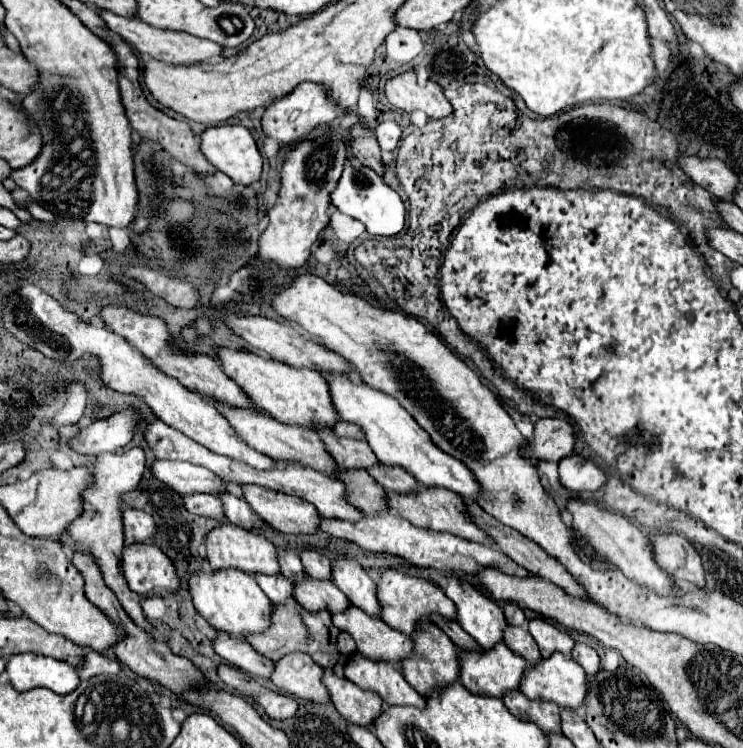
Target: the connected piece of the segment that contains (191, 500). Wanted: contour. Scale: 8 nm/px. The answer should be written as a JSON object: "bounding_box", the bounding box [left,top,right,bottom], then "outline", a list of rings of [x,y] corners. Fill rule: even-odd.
{"bounding_box":[183,494,221,518],"outline":[[[189,494],[183,496],[183,506],[185,510],[189,510],[191,514],[199,514],[199,516],[209,516],[209,518],[221,518],[221,500],[217,500],[217,496],[213,494]]]}

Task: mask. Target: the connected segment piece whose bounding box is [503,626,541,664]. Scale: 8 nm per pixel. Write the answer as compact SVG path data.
M507 626L507 628L505 628L503 642L505 642L511 650L519 652L529 664L537 664L537 662L541 660L541 654L539 654L539 648L537 648L533 636L531 636L529 632L517 628L517 626Z

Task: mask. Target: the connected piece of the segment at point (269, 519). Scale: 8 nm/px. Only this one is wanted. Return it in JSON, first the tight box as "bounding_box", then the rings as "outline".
{"bounding_box":[243,484,321,534],"outline":[[[243,484],[243,498],[269,526],[285,534],[315,534],[321,516],[313,504],[263,486]]]}

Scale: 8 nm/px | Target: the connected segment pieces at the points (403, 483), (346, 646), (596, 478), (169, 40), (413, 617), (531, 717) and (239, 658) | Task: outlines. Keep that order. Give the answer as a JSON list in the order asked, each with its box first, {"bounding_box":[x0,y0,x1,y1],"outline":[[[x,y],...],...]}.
[{"bounding_box":[367,464,417,492],"outline":[[[373,464],[367,468],[367,472],[385,488],[385,490],[393,490],[393,492],[409,492],[409,490],[417,490],[417,480],[413,480],[413,476],[409,476],[409,472],[405,472],[405,468],[399,466],[387,466],[387,464]]]},{"bounding_box":[337,632,356,657],"outline":[[[341,632],[339,634],[337,638],[337,646],[344,657],[348,657],[356,651],[355,641],[346,632]]]},{"bounding_box":[559,454,609,492],"outline":[[[571,454],[559,462],[559,480],[571,492],[597,492],[607,480],[609,472],[579,454]]]},{"bounding_box":[99,10,223,66],"outline":[[[99,10],[99,14],[113,32],[117,32],[123,40],[127,40],[127,44],[131,44],[137,50],[139,56],[151,56],[151,58],[163,60],[167,64],[191,66],[191,64],[199,64],[199,62],[205,62],[205,60],[211,60],[211,58],[217,58],[217,56],[223,54],[223,48],[215,42],[209,42],[209,40],[197,40],[195,36],[185,36],[185,34],[179,34],[179,32],[161,32],[159,28],[153,28],[153,26],[145,24],[139,18],[129,20],[129,18],[117,16],[113,12],[109,14],[105,10]]]},{"bounding_box":[377,570,457,634],"outline":[[[385,570],[377,582],[377,600],[379,600],[379,606],[381,606],[381,618],[391,626],[391,628],[397,628],[399,632],[403,634],[413,634],[417,622],[425,616],[429,616],[431,612],[435,614],[441,614],[445,618],[451,618],[453,620],[453,612],[457,612],[453,608],[453,602],[445,596],[445,592],[429,582],[429,580],[423,580],[423,578],[417,578],[417,576],[407,576],[403,572],[397,572],[397,570]]]},{"bounding_box":[503,690,561,732],"outline":[[[519,690],[505,692],[503,702],[511,714],[521,720],[535,722],[543,732],[561,732],[561,716],[559,706],[545,702],[545,700],[529,700]]]},{"bounding_box":[213,630,273,678],"outline":[[[215,630],[215,638],[213,638],[213,650],[231,666],[241,668],[253,676],[261,676],[267,678],[269,672],[273,670],[273,662],[265,656],[261,656],[259,652],[255,652],[243,638],[239,636],[231,636],[227,632],[219,632]]]}]

